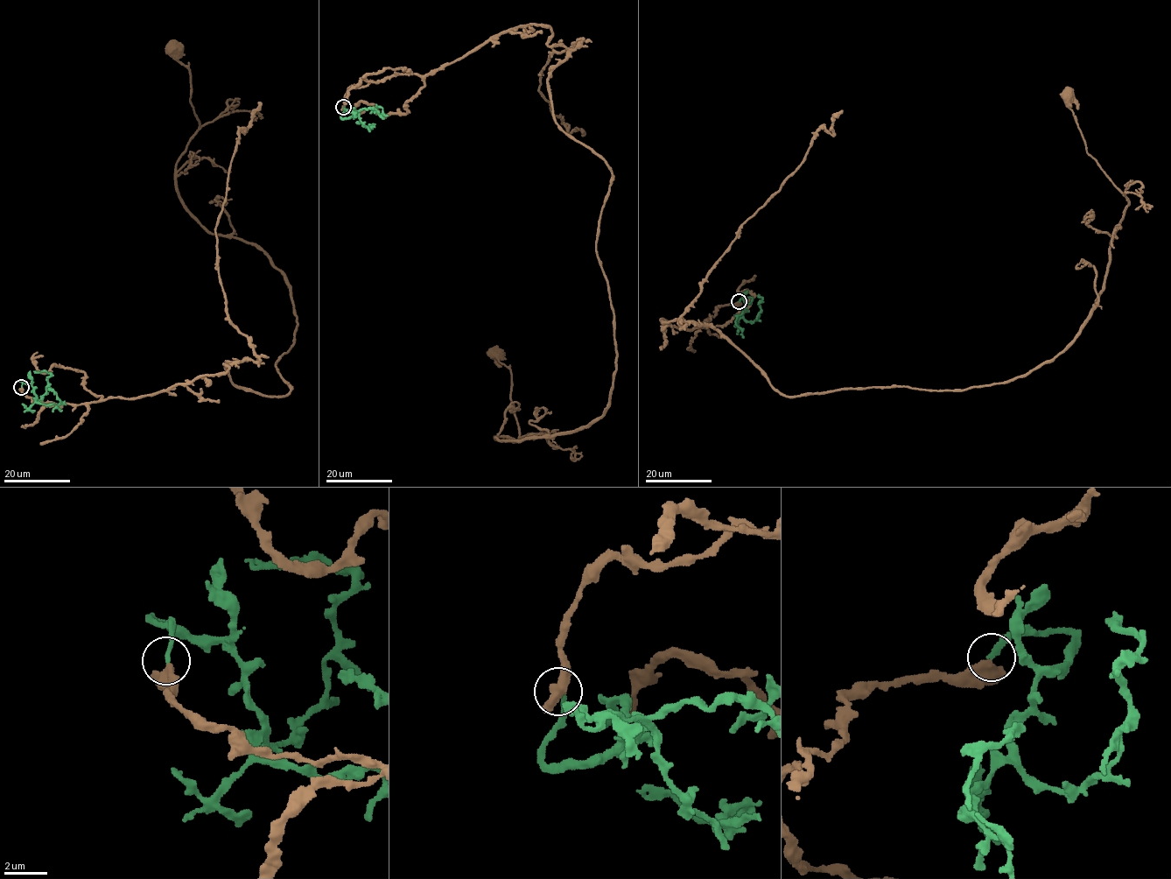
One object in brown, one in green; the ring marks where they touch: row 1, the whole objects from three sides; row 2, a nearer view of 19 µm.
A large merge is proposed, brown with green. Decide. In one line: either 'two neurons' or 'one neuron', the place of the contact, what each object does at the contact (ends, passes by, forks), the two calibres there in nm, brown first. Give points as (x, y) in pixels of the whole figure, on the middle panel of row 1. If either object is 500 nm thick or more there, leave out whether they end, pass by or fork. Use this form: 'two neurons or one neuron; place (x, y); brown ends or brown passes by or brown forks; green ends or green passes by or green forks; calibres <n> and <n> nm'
two neurons; place (343, 107); brown passes by; green ends; calibres 380 and 200 nm

